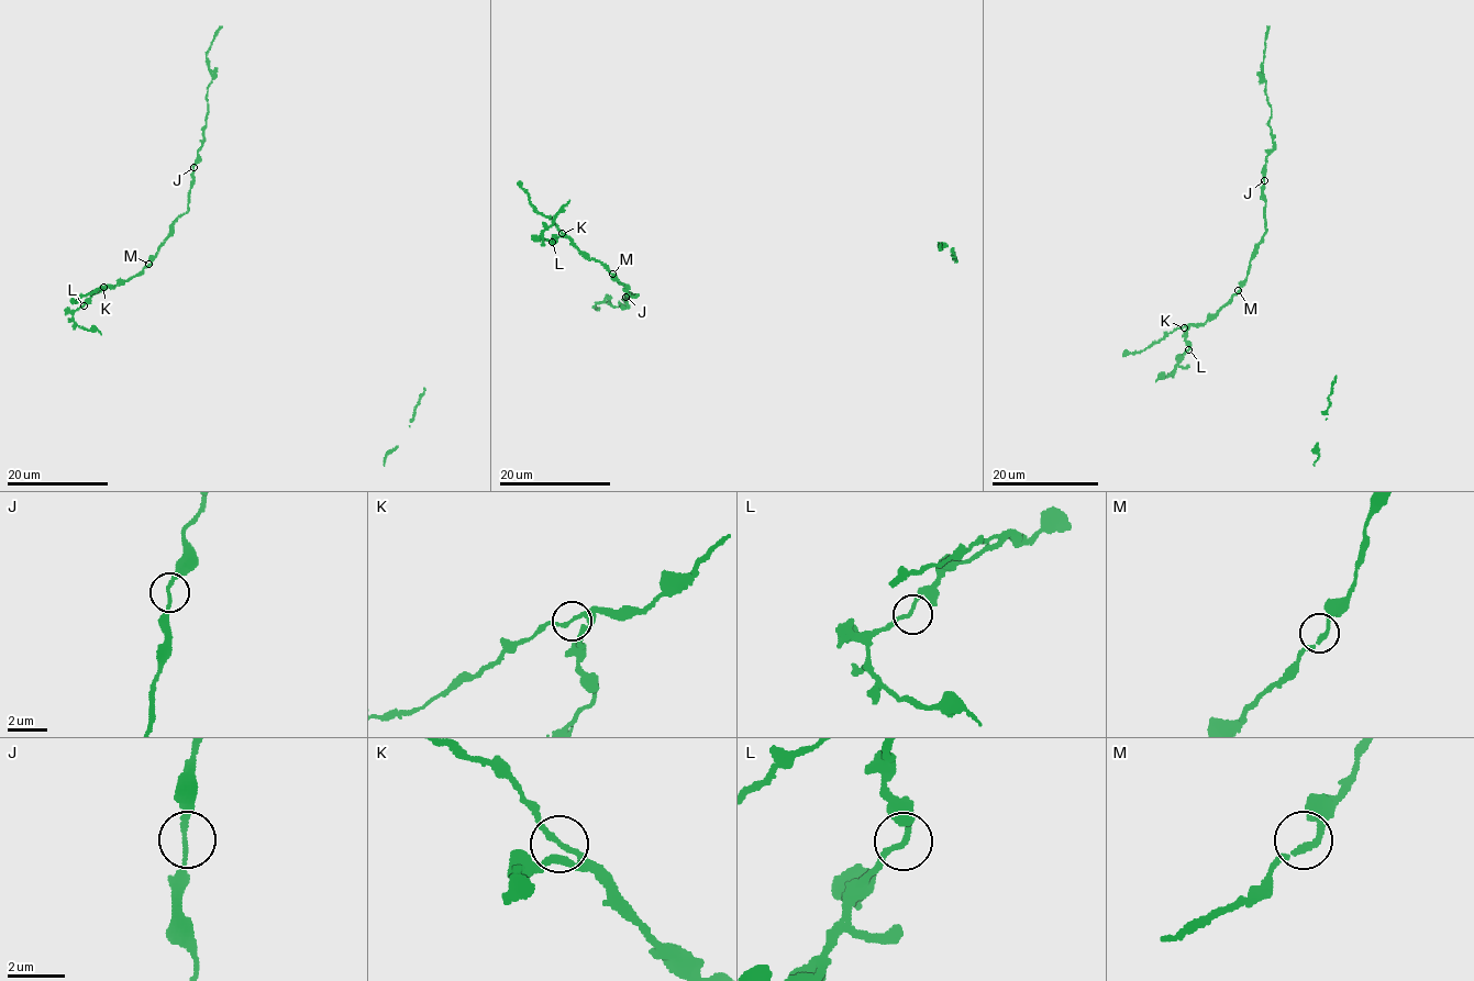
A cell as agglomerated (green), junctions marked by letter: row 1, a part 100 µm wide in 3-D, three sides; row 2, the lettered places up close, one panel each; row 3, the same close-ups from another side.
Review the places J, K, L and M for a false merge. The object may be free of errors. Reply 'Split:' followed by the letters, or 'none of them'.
Split: none of them

